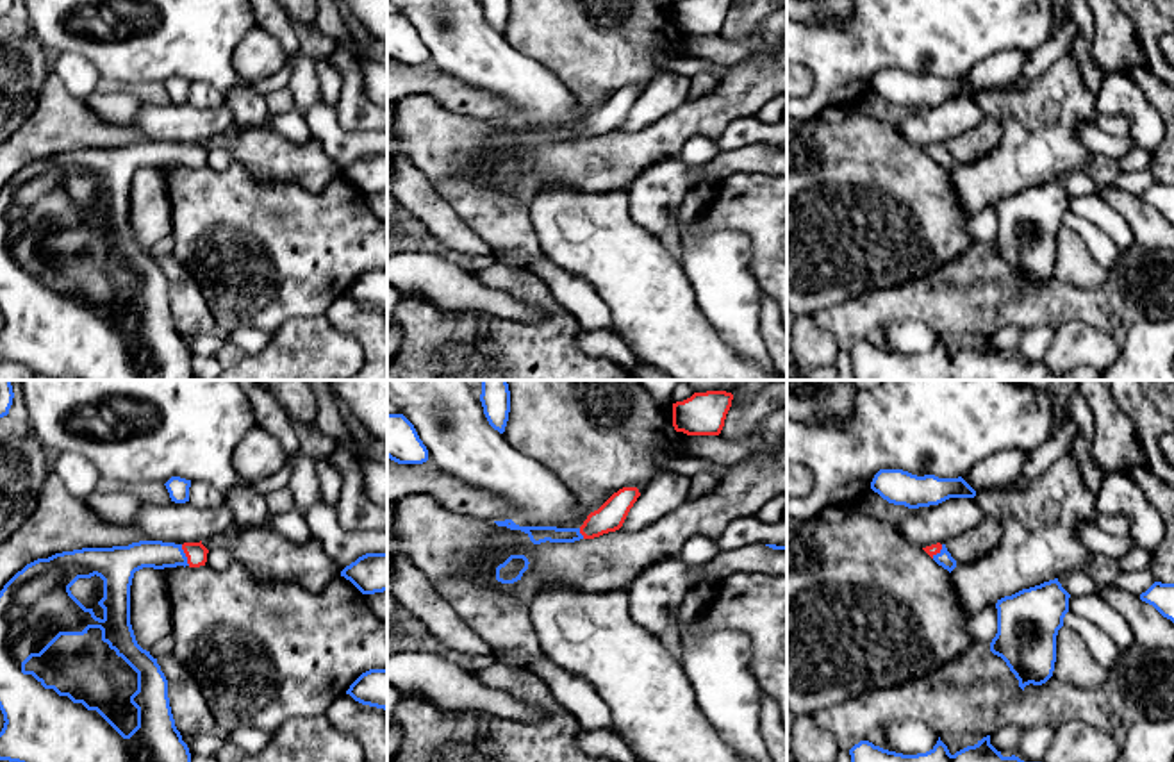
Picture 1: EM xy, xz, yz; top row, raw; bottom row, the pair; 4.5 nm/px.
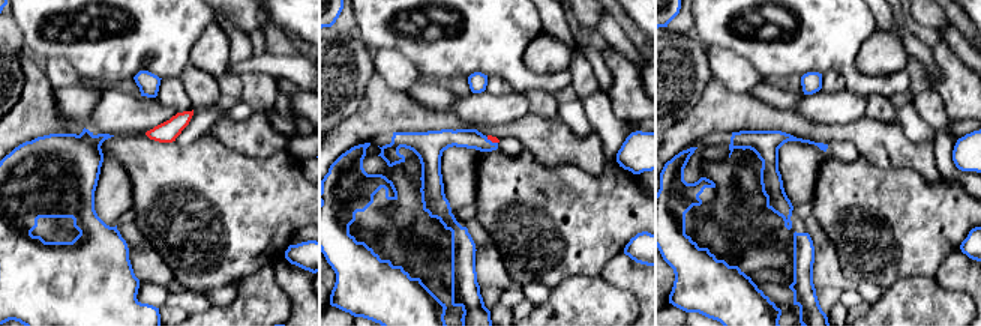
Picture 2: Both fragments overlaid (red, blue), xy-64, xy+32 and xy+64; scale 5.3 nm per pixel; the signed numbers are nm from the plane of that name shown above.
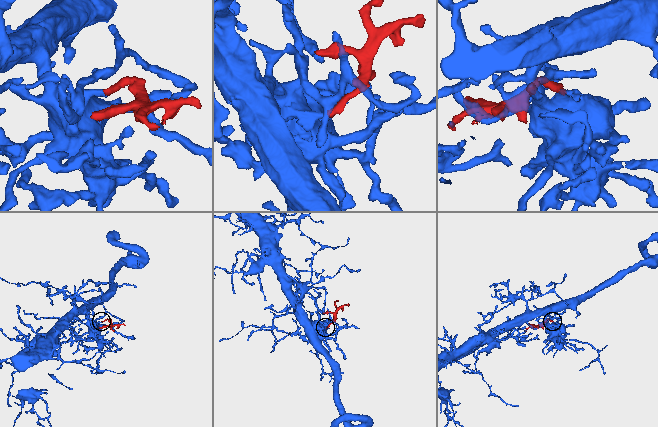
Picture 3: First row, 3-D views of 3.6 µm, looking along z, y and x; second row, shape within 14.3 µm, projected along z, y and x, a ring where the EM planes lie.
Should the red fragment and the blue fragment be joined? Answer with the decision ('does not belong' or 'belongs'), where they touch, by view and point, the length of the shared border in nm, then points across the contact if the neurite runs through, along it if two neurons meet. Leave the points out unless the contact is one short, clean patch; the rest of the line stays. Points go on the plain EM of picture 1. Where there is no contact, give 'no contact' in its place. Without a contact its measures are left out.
belongs | xy (186, 156) | 100 nm | across xy (197, 154), (186, 156), (145, 154)

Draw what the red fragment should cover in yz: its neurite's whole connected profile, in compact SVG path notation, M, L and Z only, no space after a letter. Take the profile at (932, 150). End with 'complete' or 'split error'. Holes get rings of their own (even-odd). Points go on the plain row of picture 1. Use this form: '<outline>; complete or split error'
M931 145L922 148L938 166L947 170L949 173L956 168L956 161L947 152L946 145Z; split error

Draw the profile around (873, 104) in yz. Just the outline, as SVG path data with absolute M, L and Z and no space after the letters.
M872 89L864 96L864 100L856 105L862 112L885 121L892 127L899 127L899 123L910 114L912 109L905 105L894 105L883 100Z

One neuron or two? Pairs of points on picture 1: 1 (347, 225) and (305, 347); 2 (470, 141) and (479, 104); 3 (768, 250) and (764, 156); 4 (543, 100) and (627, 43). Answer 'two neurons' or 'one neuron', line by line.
1: two neurons
2: two neurons
3: two neurons
4: two neurons

